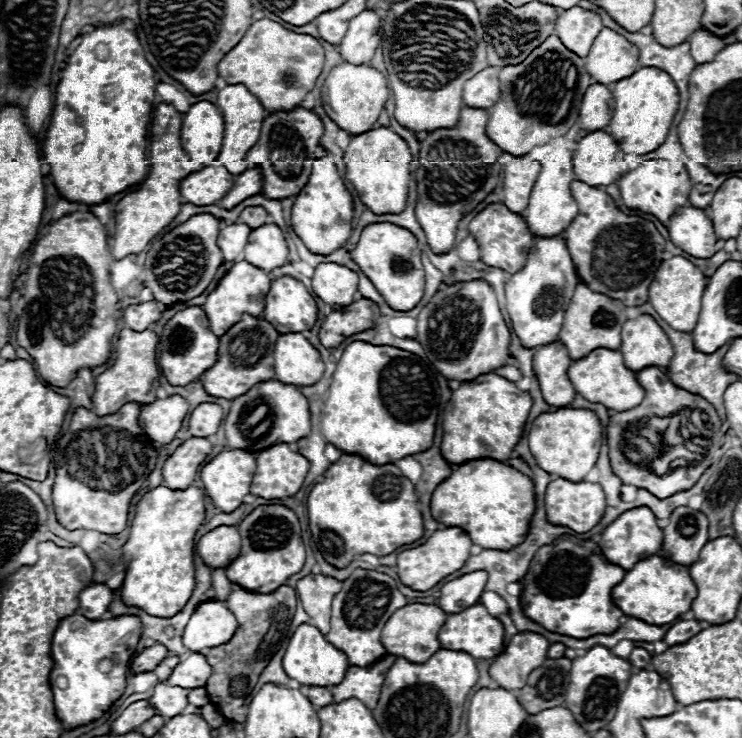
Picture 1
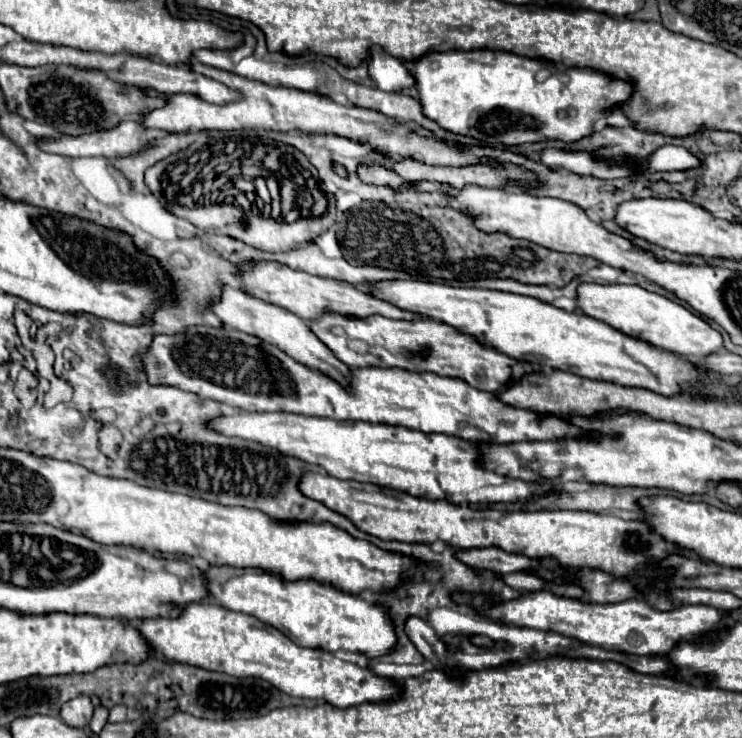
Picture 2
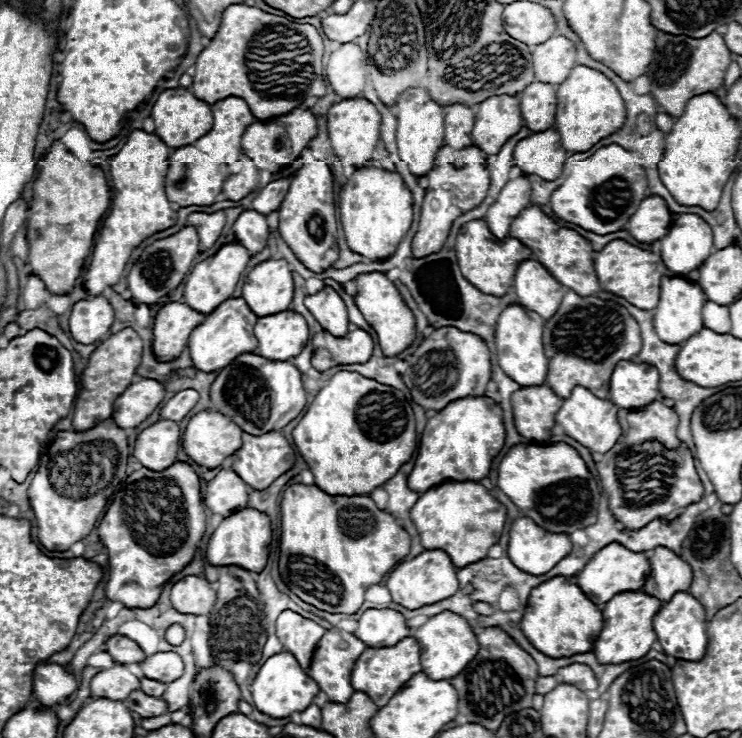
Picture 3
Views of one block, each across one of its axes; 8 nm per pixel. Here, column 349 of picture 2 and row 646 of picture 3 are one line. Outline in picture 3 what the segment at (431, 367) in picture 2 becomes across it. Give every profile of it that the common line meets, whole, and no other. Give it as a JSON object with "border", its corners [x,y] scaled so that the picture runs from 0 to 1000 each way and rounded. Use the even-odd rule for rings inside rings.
{"border":[[[442,854],[431,864],[429,878],[423,881],[420,902],[412,908],[412,913],[429,927],[429,932],[442,943],[445,951],[461,951],[464,954],[474,943],[477,932],[472,930],[472,908],[477,905],[477,897],[482,894],[482,886],[488,886],[488,881],[493,881],[493,873],[488,867],[482,867],[477,859],[469,859],[469,856],[456,859],[450,854]]]}

